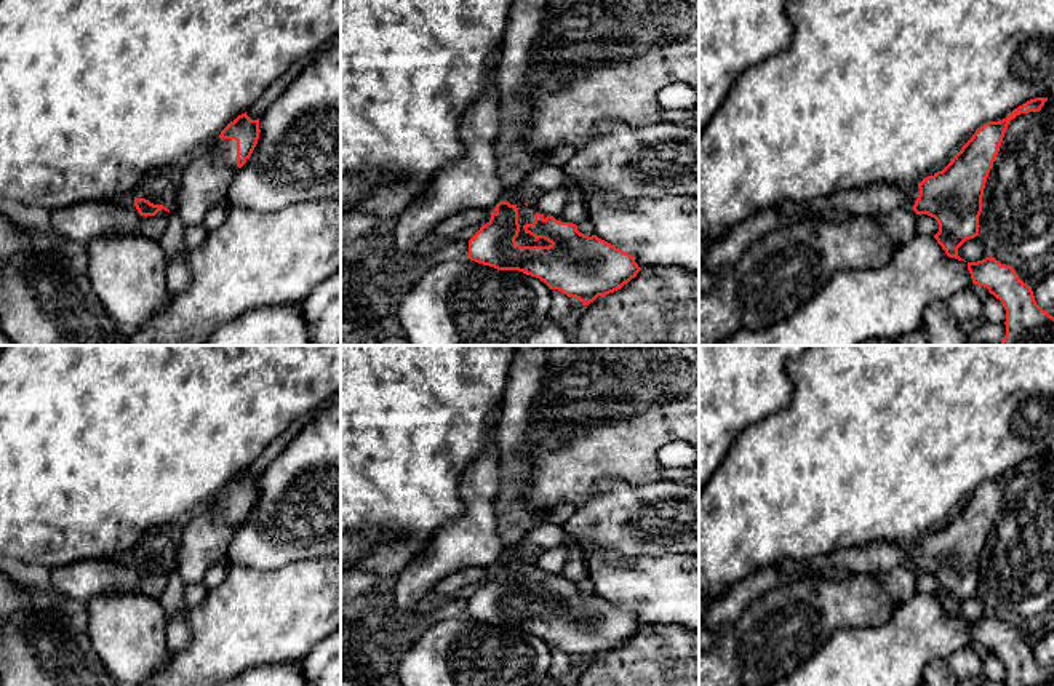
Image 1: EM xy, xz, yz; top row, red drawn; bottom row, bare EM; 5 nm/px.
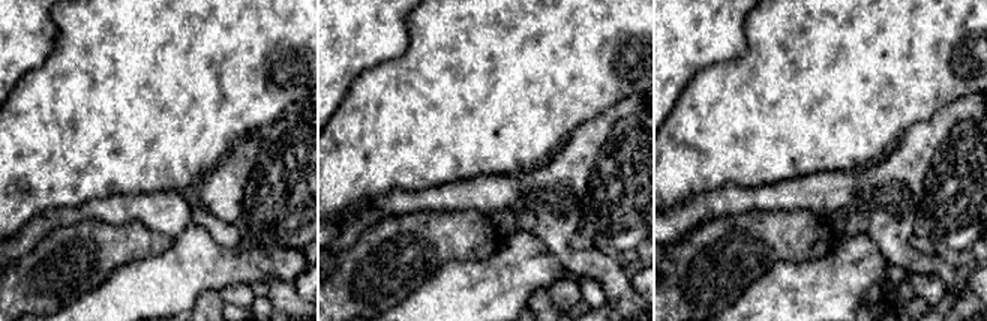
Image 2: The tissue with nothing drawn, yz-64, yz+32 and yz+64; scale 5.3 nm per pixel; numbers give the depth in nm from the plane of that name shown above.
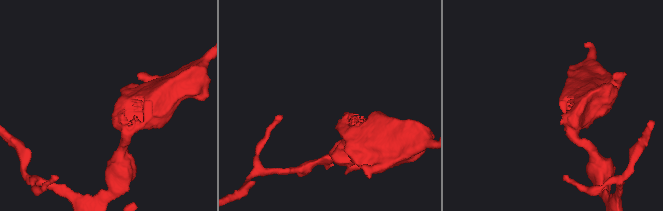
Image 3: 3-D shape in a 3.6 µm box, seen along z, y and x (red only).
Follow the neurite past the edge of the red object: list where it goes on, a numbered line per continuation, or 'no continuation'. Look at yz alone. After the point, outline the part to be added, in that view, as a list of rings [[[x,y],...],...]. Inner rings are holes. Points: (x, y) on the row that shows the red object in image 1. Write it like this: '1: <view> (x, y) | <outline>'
1: yz (877, 199) | [[[872,184],[862,189],[835,192],[828,197],[809,200],[806,203],[784,201],[774,208],[777,214],[798,216],[800,213],[843,211],[851,216],[876,216],[894,211],[899,206],[913,209],[920,195],[918,184],[892,185]]]

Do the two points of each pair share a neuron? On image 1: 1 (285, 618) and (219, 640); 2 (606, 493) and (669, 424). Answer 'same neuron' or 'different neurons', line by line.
1: same neuron
2: different neurons

